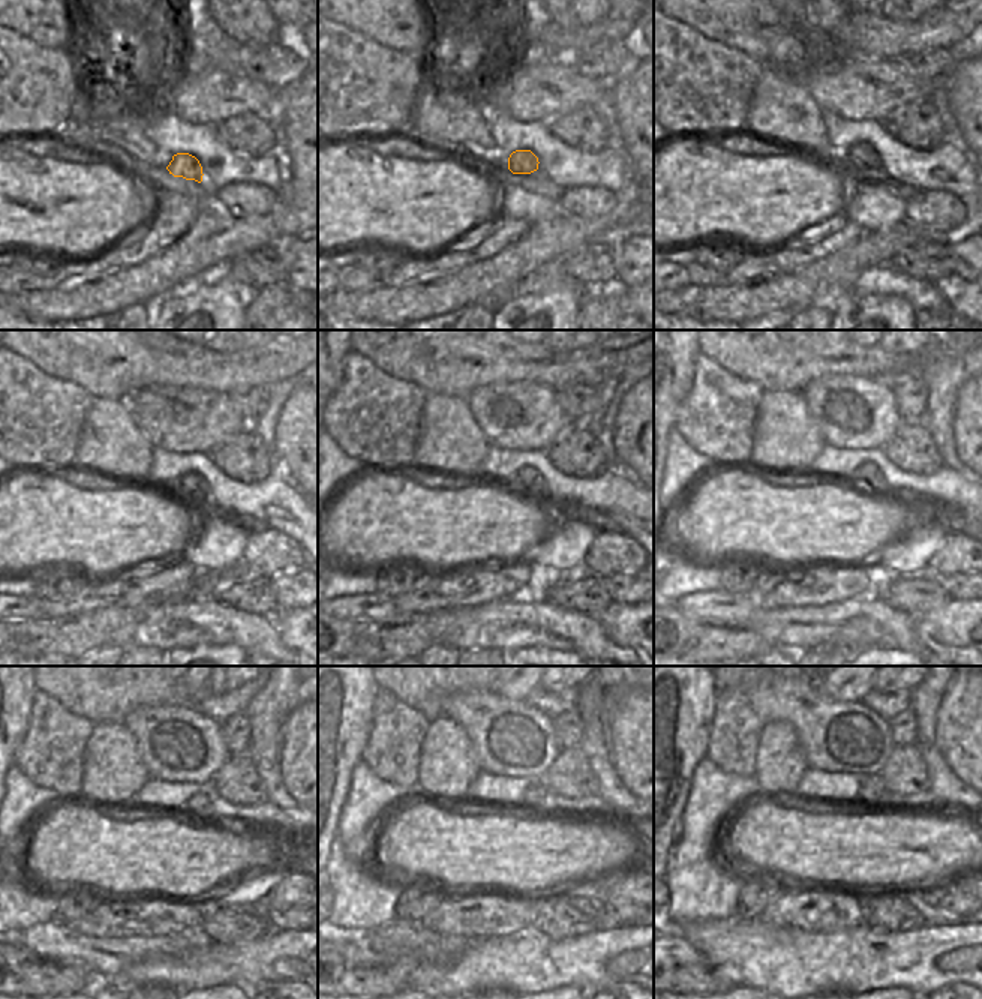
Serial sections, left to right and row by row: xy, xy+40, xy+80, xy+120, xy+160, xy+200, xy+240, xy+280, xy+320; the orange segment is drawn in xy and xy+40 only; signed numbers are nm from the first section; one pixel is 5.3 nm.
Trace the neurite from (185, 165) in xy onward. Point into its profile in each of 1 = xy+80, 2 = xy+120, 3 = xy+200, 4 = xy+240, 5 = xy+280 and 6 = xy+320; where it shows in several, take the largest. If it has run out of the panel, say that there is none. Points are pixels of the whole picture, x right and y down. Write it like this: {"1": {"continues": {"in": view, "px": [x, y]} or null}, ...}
{"1": {"continues": {"in": "xy+80", "px": [861, 155]}}, "2": {"continues": {"in": "xy+120", "px": [200, 488]}}, "3": {"continues": {"in": "xy+200", "px": [868, 474]}}, "4": {"continues": {"in": "xy+240", "px": [200, 806]}}, "5": {"continues": {"in": "xy+280", "px": [534, 798]}}, "6": {"continues": {"in": "xy+320", "px": [871, 786]}}}

